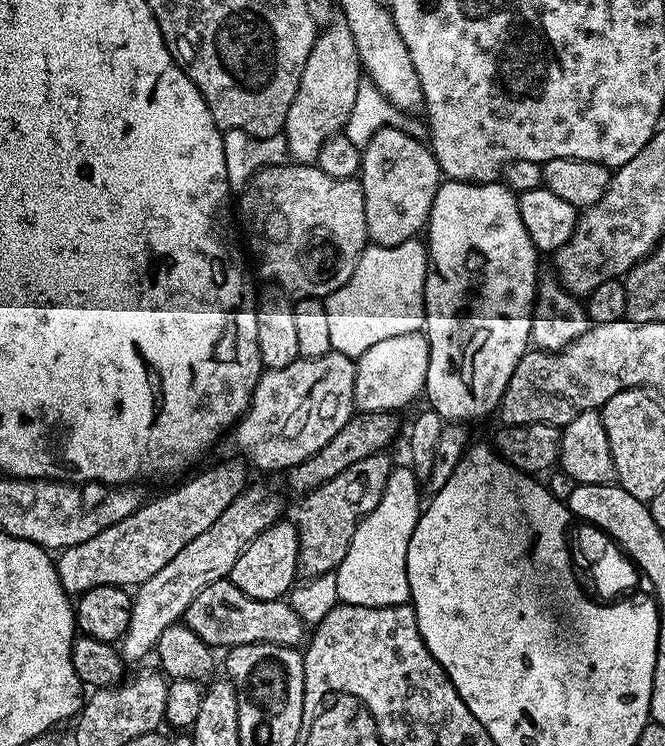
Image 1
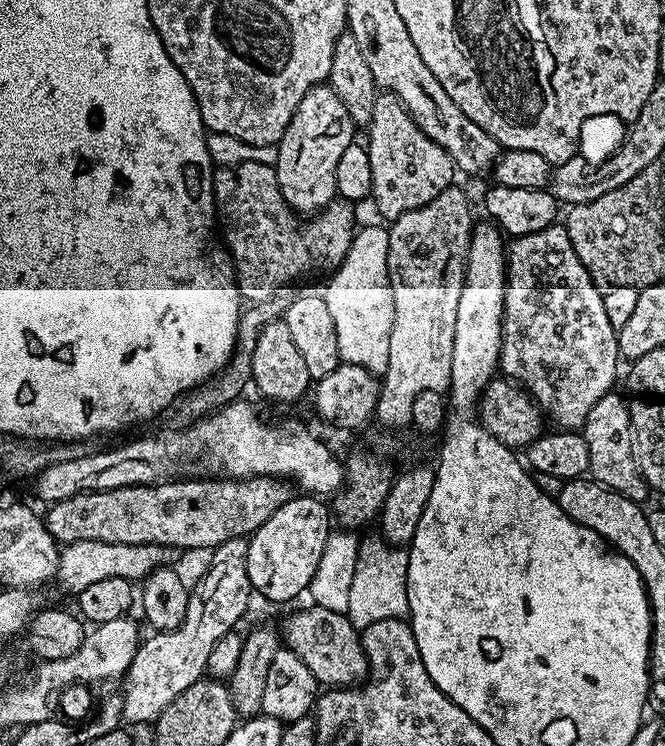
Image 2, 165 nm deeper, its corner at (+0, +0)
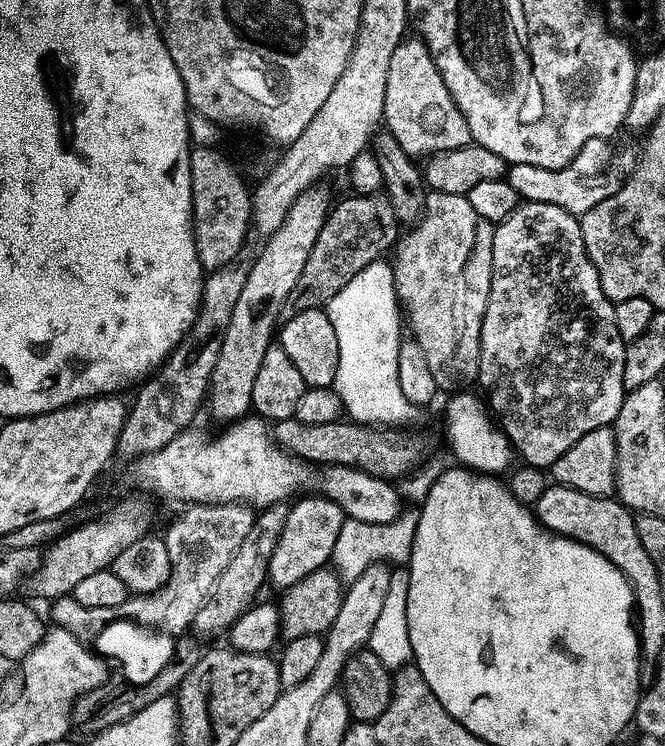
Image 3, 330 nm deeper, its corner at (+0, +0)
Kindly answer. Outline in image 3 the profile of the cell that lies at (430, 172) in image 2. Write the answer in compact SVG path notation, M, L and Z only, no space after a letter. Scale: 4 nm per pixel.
M412 34L401 40L394 50L394 54L390 54L390 68L386 70L386 102L384 103L383 123L386 125L387 131L392 132L394 138L398 138L402 150L406 150L408 155L413 158L427 158L434 152L458 150L473 143L470 126L466 122L462 110L458 110L450 90L446 90L446 82L442 82L442 74L434 62L430 50L424 45L419 35Z

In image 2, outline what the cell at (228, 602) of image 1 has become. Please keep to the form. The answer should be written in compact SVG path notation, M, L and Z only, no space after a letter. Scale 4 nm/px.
M307 606L300 608L282 627L283 643L314 674L317 685L329 689L359 686L368 679L368 659L360 641L361 633L348 621L347 615L334 610Z

